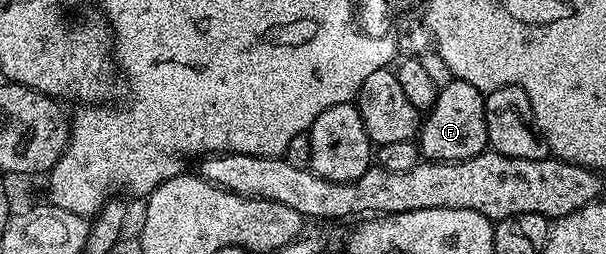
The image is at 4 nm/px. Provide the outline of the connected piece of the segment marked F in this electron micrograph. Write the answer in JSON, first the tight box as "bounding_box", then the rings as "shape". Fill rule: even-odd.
{"bounding_box":[419,79,488,161],"shape":[[[456,79],[438,88],[435,103],[424,114],[419,130],[422,158],[427,161],[462,161],[486,152],[488,144],[485,94],[471,87],[471,83]]]}

